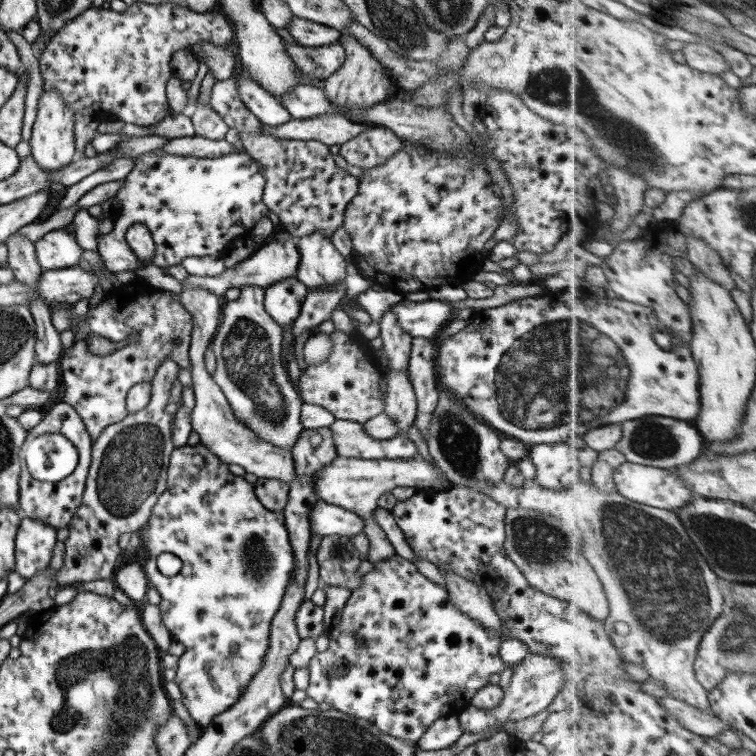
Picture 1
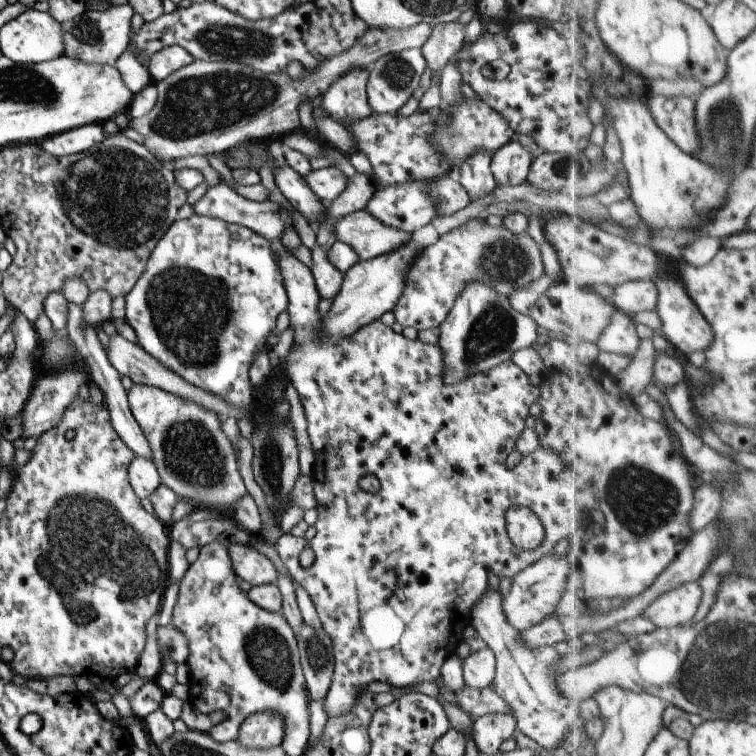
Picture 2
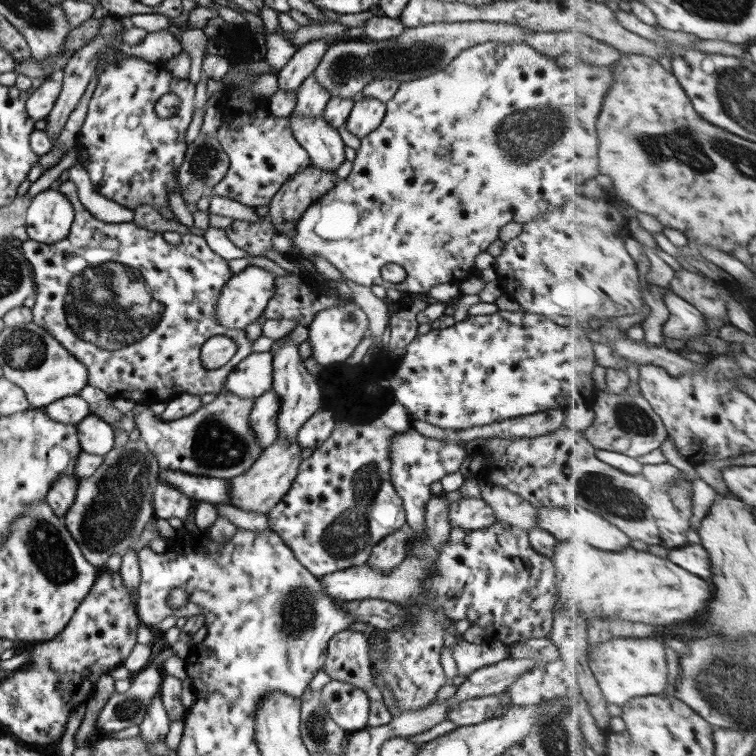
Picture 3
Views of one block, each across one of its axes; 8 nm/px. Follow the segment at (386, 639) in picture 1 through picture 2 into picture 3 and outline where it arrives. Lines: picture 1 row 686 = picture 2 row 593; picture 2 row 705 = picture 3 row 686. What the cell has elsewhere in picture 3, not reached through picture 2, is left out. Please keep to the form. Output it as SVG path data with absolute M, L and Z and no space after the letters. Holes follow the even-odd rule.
M330 680L319 690L321 705L325 705L329 718L346 732L366 727L367 697L347 682Z

